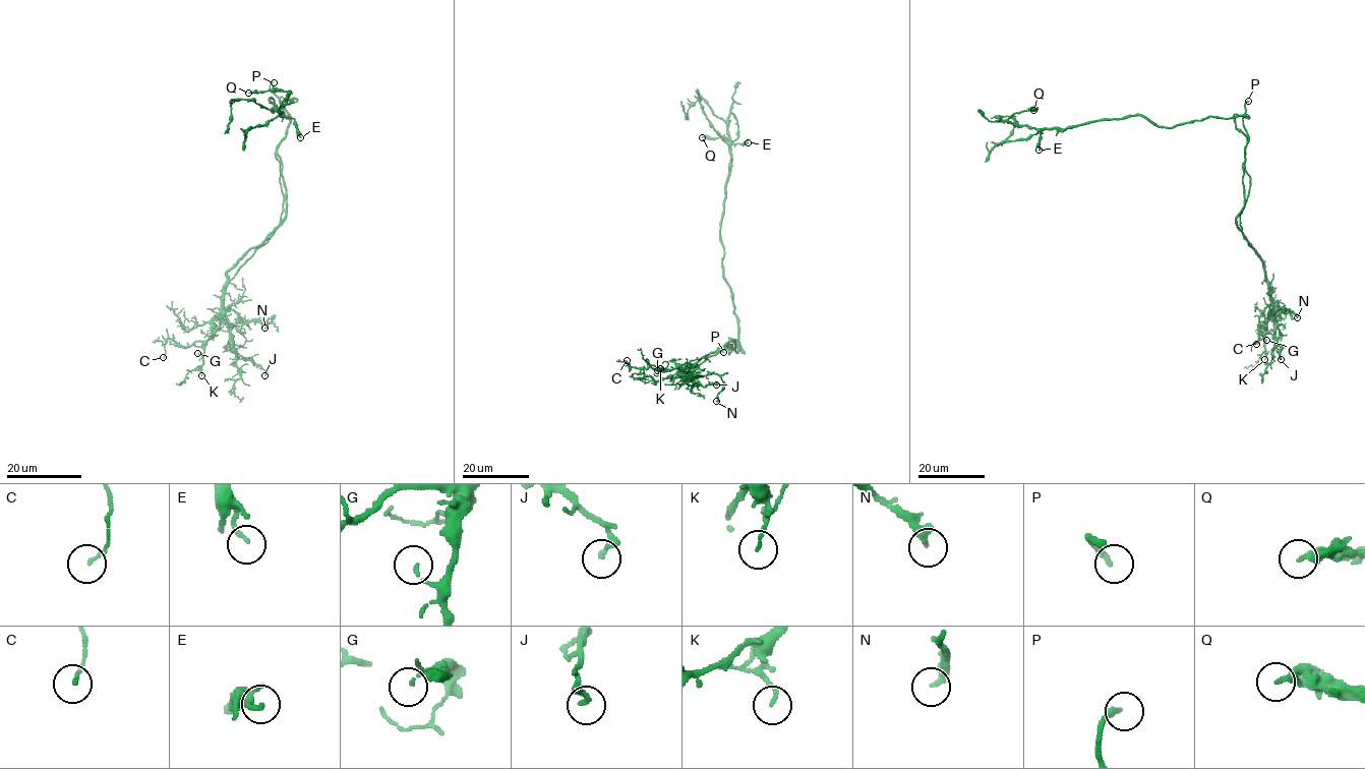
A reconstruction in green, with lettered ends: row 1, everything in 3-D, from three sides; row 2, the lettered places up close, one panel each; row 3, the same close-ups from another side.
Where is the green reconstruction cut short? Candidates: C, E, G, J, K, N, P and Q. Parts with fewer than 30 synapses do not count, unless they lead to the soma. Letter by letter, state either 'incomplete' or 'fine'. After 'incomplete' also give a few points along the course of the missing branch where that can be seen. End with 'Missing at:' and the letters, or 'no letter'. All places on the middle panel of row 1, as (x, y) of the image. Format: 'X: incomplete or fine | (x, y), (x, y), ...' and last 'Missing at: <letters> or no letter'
C: fine
E: fine
G: fine
J: fine
K: fine
N: fine
P: incomplete
Q: fine
Missing at: P

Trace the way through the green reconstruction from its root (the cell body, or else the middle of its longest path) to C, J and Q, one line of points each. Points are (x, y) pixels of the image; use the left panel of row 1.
C: (290, 99), (280, 224), (227, 285), (221, 326), (188, 346), (168, 339), (163, 357)
J: (290, 99), (279, 99), (290, 119), (277, 150), (281, 221), (223, 301), (234, 351), (264, 375)
Q: (290, 99), (274, 112), (274, 101), (270, 99), (282, 113), (278, 109), (289, 92), (248, 93)

